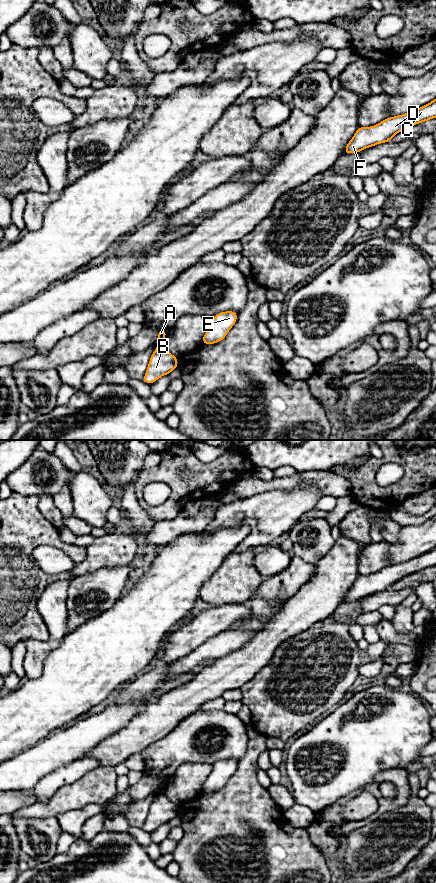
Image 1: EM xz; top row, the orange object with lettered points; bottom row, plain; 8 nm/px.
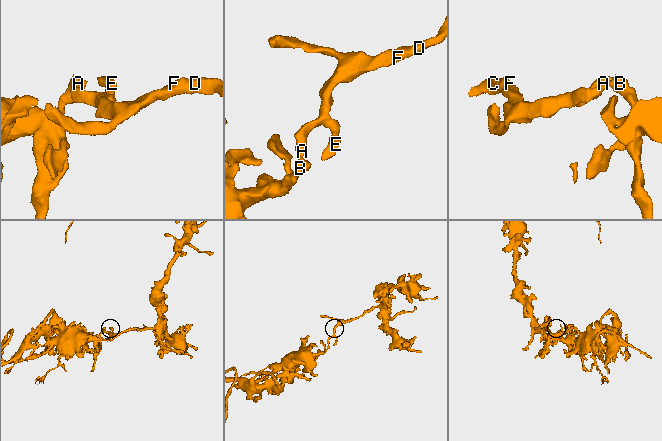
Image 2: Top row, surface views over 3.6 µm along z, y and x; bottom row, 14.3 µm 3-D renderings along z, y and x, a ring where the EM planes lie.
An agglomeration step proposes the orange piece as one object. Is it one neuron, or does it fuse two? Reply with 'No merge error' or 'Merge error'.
Merge error

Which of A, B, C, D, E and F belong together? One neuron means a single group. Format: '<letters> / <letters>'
A C D E F / B

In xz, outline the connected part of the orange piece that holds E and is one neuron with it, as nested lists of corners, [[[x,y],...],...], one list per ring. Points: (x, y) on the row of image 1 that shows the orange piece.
[[[224,311],[213,316],[213,321],[202,338],[202,344],[211,345],[224,340],[237,318],[238,313],[235,311]]]

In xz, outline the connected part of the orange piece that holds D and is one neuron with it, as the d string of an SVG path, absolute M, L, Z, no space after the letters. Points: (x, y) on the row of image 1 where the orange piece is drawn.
M436 99L408 113L386 118L375 126L359 126L343 154L361 152L368 147L390 142L400 131L433 118L436 118Z

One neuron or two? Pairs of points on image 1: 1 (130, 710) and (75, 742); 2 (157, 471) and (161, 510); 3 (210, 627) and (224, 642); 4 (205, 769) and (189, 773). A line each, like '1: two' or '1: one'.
1: one
2: one
3: two
4: one

